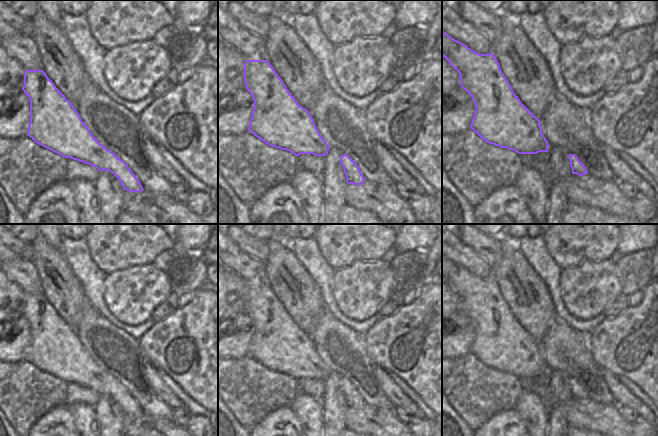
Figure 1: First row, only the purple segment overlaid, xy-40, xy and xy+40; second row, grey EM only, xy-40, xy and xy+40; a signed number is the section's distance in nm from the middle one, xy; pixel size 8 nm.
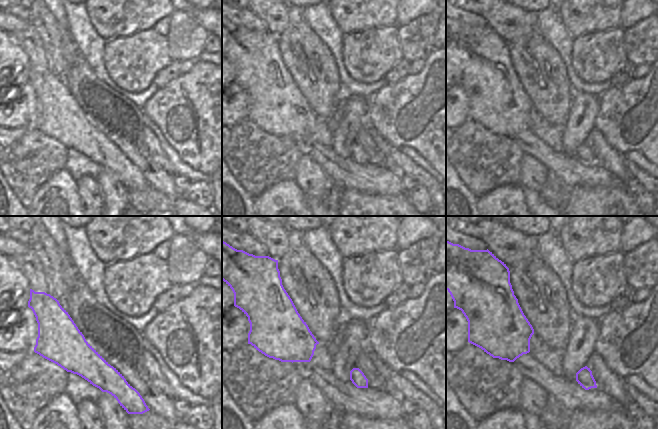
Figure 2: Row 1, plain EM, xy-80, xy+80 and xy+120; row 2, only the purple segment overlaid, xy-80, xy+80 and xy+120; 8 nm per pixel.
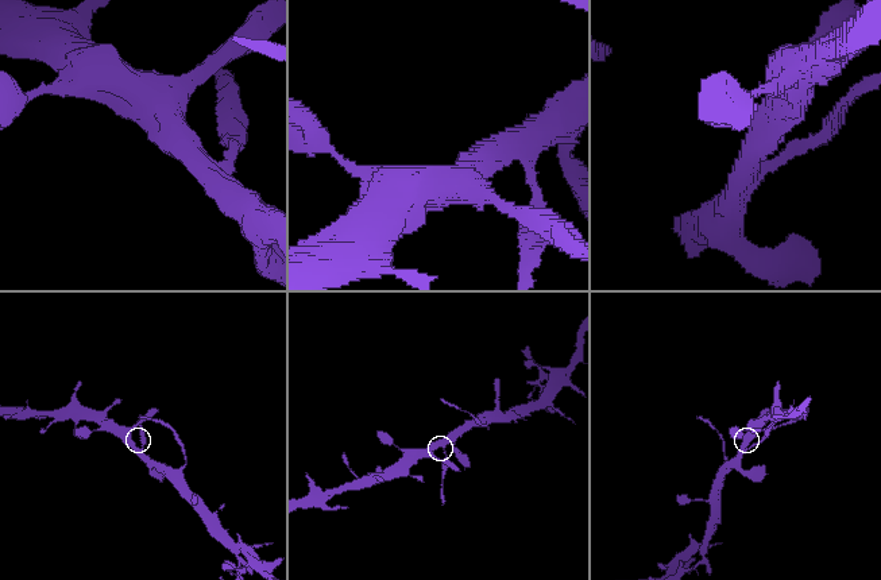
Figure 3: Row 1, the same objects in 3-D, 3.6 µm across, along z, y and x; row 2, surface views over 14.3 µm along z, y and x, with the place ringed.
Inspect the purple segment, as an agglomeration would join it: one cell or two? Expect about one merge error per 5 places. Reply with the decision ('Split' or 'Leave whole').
Leave whole.

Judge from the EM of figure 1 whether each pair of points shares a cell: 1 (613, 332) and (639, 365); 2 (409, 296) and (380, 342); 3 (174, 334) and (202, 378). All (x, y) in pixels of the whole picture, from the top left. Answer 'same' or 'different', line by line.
1: same
2: different
3: same

